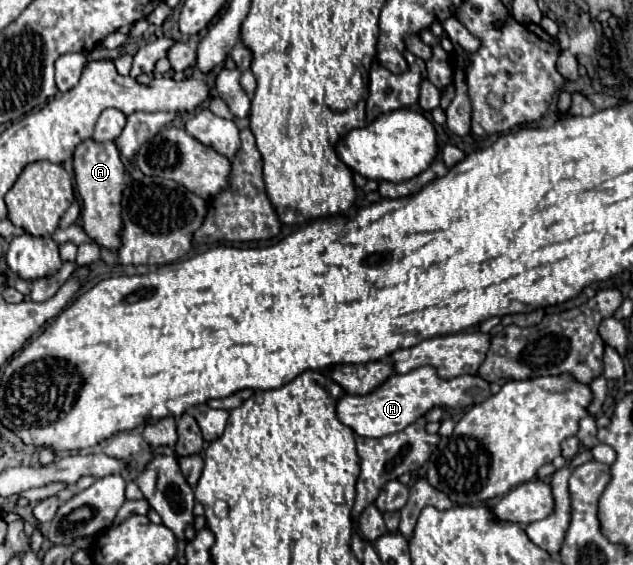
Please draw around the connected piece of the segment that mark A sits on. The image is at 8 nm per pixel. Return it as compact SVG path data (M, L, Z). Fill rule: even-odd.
M93 138L83 140L73 152L73 170L75 184L81 196L81 214L85 232L99 244L109 250L119 248L119 226L121 226L121 194L125 188L125 166L121 162L115 142L95 142Z

